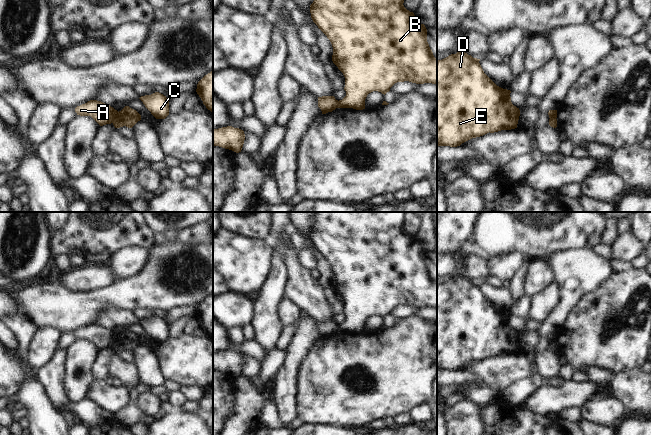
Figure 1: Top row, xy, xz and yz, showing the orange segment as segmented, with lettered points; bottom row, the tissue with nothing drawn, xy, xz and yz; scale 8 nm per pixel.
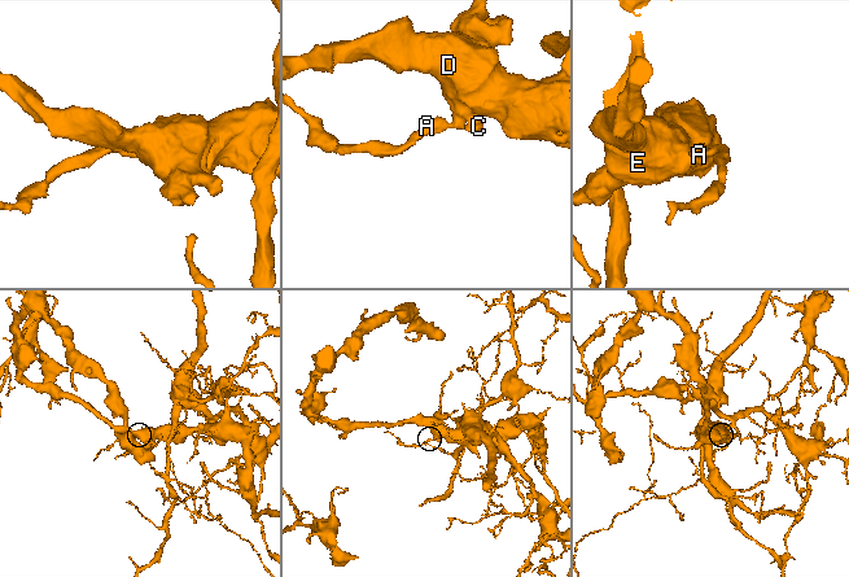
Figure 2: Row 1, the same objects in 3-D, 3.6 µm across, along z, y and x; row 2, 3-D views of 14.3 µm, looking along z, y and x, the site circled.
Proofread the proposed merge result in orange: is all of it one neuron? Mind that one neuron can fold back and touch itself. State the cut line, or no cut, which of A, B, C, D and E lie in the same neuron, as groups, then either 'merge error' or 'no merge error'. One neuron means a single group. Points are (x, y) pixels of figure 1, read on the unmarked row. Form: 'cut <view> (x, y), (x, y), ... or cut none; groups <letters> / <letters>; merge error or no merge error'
cut xy (118, 336), (112, 346); groups A / B C D E; merge error

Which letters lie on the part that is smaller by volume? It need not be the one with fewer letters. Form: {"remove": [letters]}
{"remove": ["A"]}

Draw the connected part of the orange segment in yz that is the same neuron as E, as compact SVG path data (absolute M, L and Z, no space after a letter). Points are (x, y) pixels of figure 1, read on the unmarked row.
M461 274L437 284L437 370L457 371L489 356L517 352L520 334L511 326L511 315L497 310L484 297L479 285Z

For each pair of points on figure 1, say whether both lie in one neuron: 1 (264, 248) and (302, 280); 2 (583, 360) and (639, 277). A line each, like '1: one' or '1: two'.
1: two
2: one

